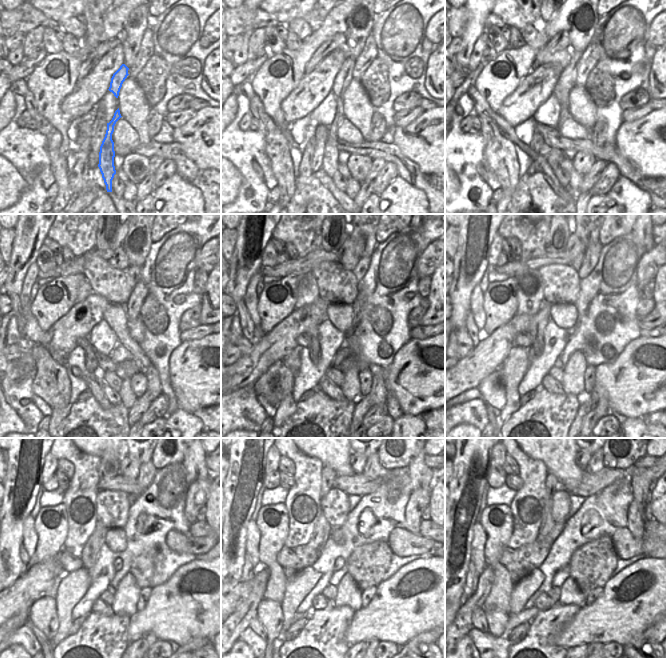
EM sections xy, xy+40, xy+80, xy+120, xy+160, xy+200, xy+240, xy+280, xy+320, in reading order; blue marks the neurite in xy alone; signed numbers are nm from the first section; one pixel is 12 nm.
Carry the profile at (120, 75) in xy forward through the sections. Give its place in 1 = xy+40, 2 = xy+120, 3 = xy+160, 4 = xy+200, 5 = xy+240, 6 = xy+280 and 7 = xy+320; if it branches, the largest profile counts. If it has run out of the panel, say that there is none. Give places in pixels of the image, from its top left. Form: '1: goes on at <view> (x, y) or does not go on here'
1: goes on at xy+40 (343, 78)
2: goes on at xy+120 (134, 272)
3: goes on at xy+160 (360, 270)
4: goes on at xy+200 (591, 256)
5: goes on at xy+240 (147, 471)
6: goes on at xy+280 (372, 468)
7: goes on at xy+320 (596, 464)

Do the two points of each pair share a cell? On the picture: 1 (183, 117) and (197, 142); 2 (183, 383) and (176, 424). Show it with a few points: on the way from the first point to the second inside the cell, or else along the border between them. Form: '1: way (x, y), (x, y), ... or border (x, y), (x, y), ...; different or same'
1: border (196, 111), (185, 123), (174, 128); different
2: border (179, 407), (193, 413); different

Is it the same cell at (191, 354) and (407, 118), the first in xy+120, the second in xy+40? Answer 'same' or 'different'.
different

